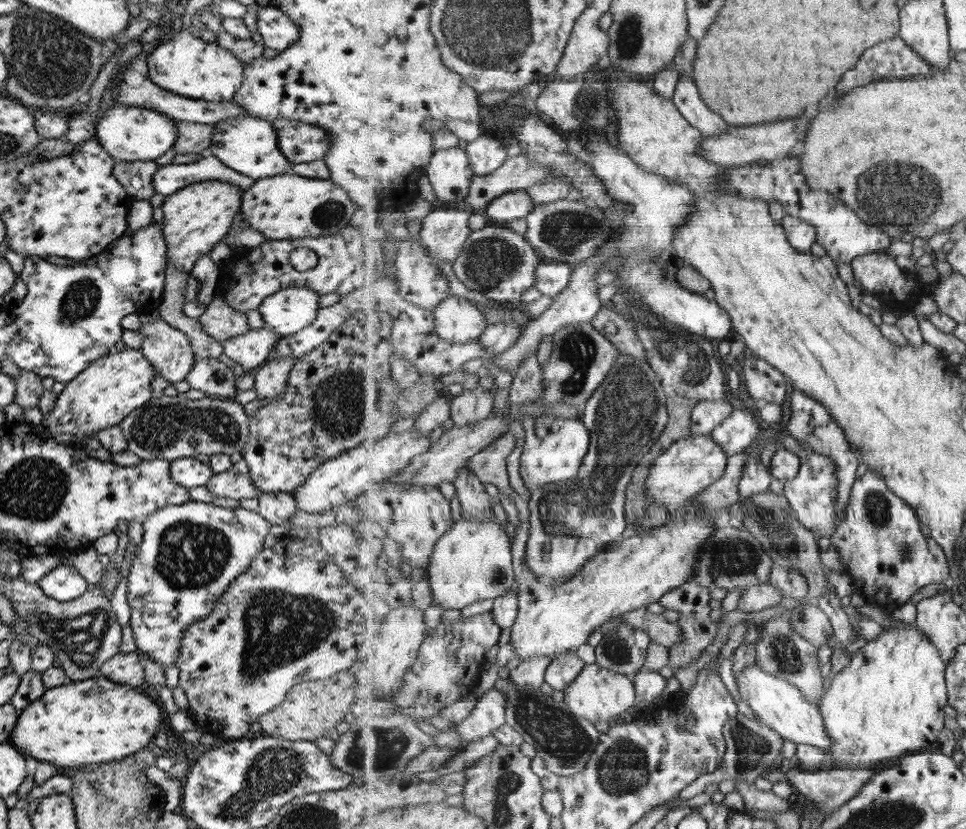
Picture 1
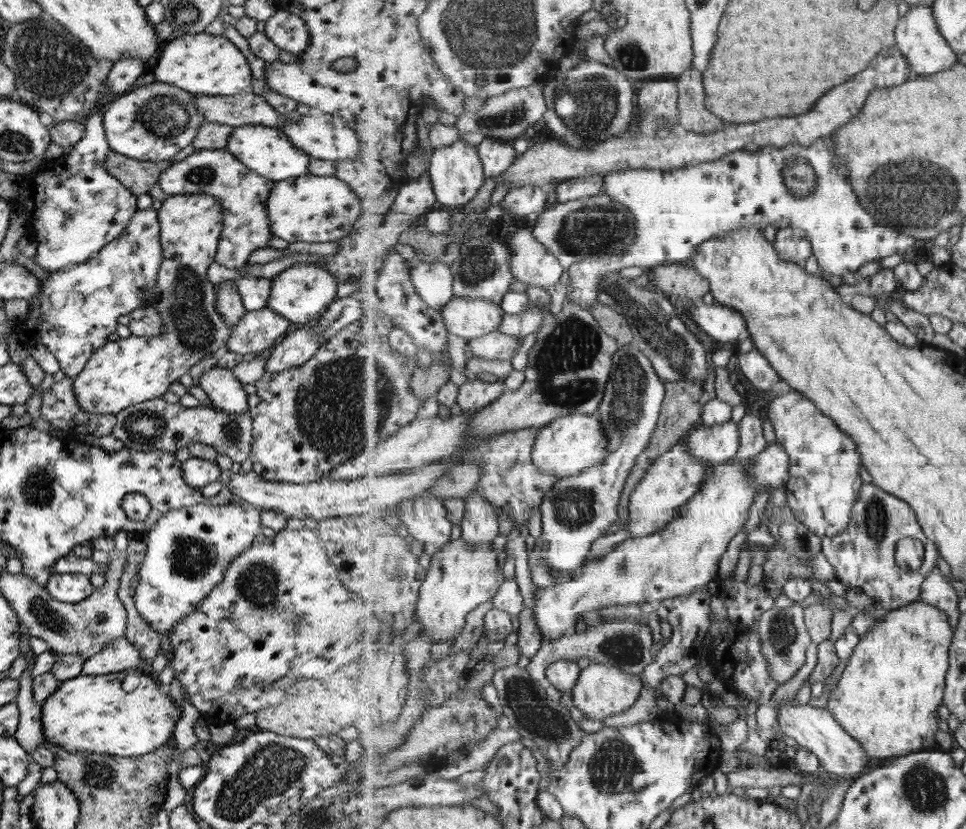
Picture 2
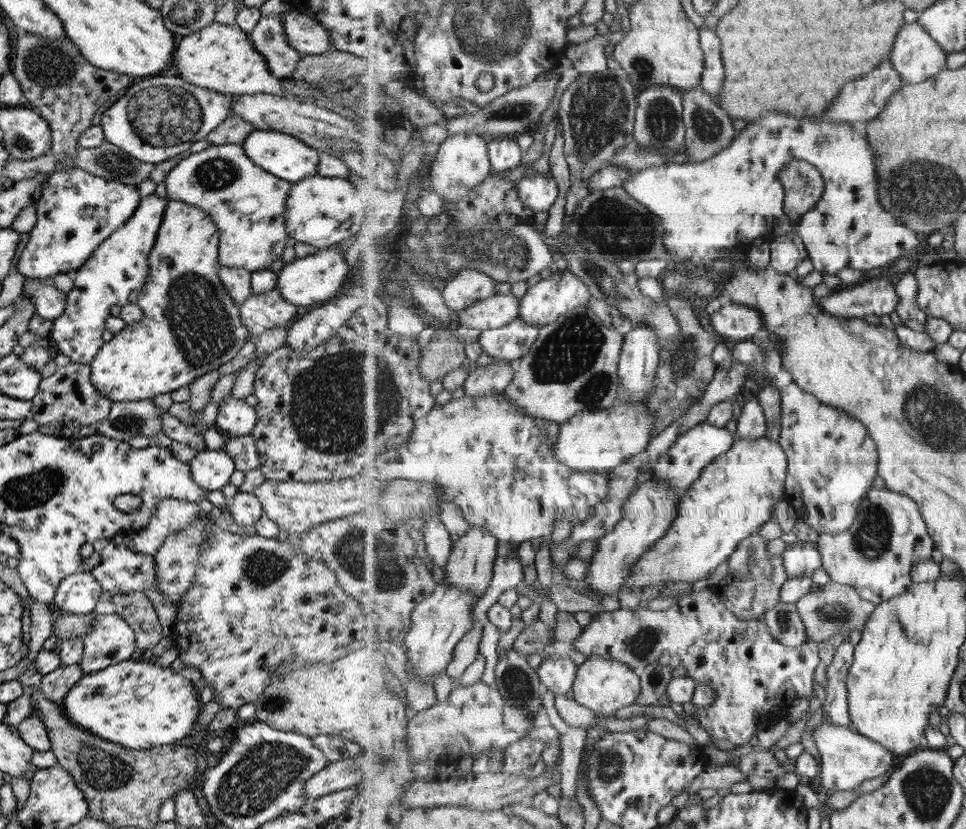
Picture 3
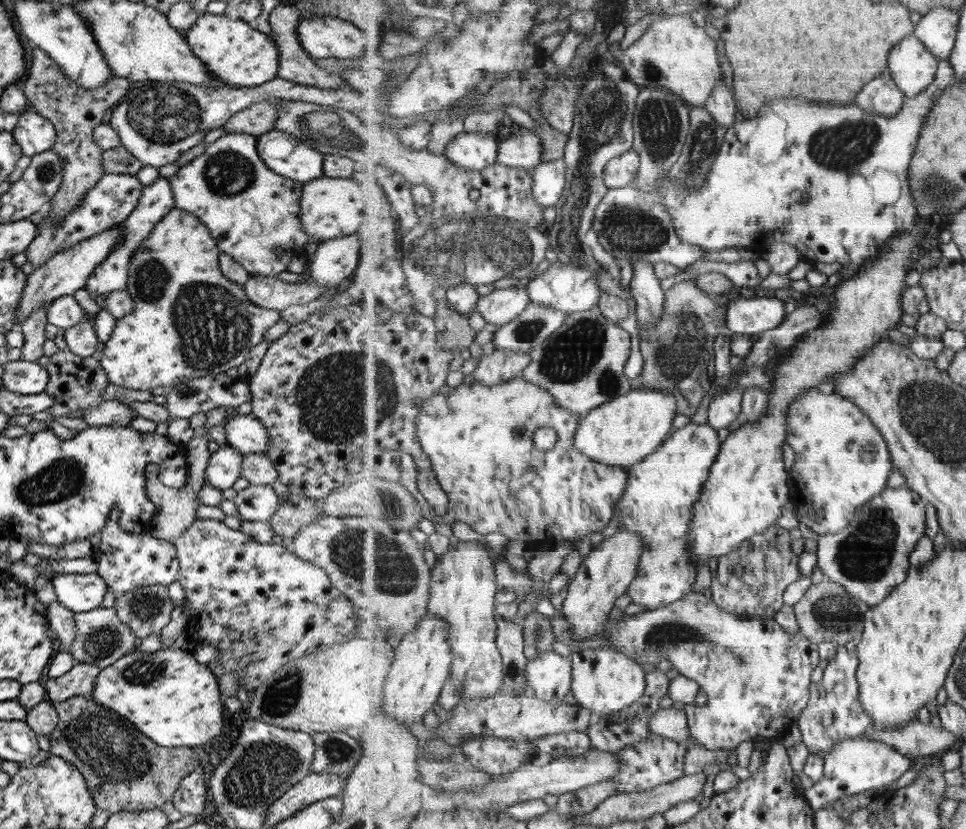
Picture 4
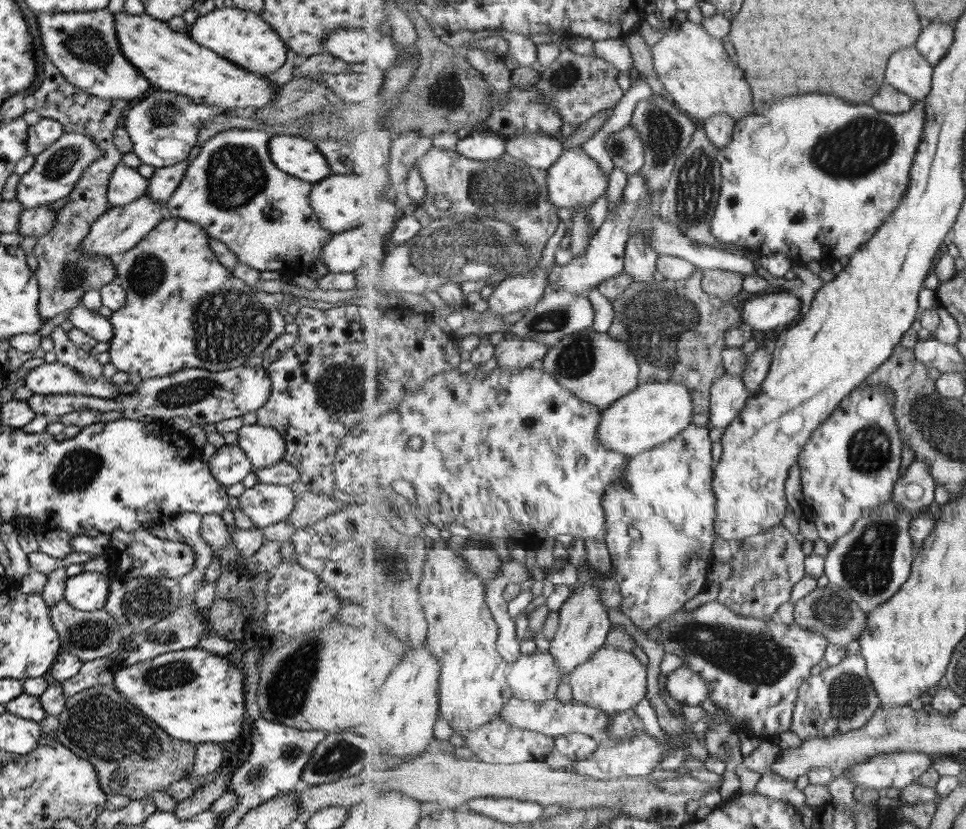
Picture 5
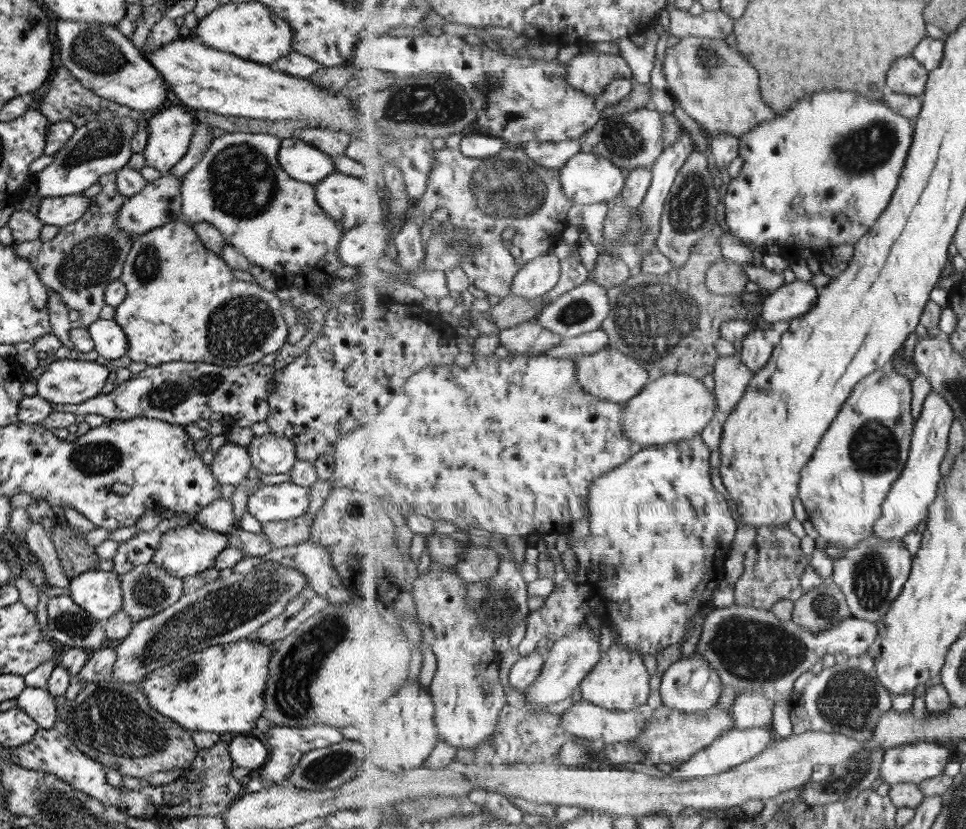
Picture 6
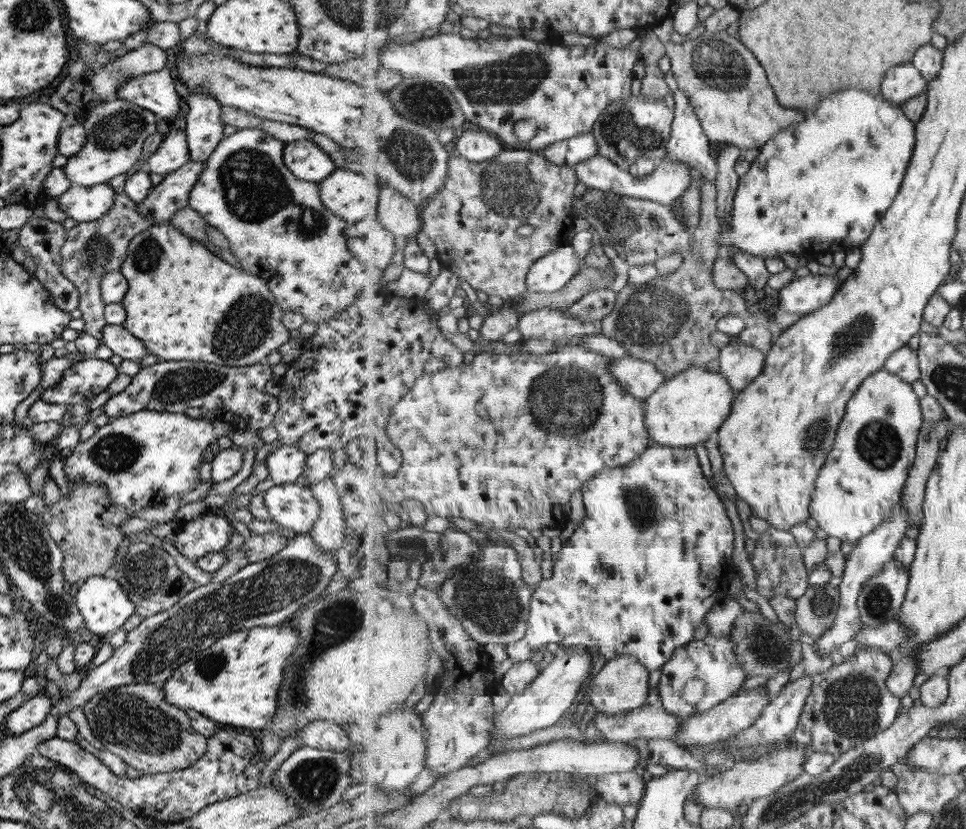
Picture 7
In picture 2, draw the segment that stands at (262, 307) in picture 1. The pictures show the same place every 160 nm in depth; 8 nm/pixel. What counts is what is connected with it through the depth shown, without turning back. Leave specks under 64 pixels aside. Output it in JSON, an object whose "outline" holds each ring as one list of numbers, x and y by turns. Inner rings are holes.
{"outline":[[314,263,292,265,270,279,270,283,270,297,267,298,266,307,288,320,292,327,313,322,320,312,337,298,340,287,326,268]]}

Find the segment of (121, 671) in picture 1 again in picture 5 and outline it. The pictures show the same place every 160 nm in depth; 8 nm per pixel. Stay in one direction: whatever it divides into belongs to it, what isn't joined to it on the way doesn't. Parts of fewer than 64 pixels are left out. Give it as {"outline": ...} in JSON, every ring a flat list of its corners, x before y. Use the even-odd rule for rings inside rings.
{"outline":[[62,598,48,611,60,640,61,651,73,654,83,663,99,658,114,658,124,644,117,622,103,608,89,612,75,610]]}

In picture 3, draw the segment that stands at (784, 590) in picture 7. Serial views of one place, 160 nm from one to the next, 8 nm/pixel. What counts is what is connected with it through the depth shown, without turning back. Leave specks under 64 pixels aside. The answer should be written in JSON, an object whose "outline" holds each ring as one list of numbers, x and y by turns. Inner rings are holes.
{"outline":[[758,533,741,541,723,570,723,579,715,591,729,610,740,619,762,620,763,614,773,610,782,601,782,586,789,580,781,555,767,552,767,539]]}

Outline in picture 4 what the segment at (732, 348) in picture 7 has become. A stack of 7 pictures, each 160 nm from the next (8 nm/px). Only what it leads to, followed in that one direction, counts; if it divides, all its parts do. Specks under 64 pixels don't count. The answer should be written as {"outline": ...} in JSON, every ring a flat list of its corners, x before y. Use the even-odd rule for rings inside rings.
{"outline":[[744,390,724,392,710,402,707,424,715,430,727,429,735,420,742,419]]}

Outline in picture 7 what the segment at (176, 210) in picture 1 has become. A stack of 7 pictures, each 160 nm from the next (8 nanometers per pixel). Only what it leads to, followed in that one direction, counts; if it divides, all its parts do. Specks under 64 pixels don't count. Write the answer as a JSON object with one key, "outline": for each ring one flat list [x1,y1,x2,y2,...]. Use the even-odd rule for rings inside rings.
{"outline":[[153,224,133,236,129,241,125,260,121,263,118,271,125,277,128,284,126,293,121,300,125,311,125,320,122,325,129,331,129,334,132,334,142,342,147,355,156,356,160,361,207,362,209,364,227,367,251,366,265,363,266,356,269,356,271,352,277,351,279,346,287,342,290,338,289,331,281,322,284,312,280,309,277,302,275,302,271,291,266,287,265,281,262,278,247,274,241,268,229,266,225,261,213,255,206,247,202,246,201,243,184,235,171,224]]}

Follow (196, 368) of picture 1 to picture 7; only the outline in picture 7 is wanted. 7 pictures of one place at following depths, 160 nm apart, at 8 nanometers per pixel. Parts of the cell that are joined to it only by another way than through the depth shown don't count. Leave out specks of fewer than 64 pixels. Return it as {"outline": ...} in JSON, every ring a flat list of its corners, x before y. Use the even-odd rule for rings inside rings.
{"outline":[[277,443,264,459,267,479,273,485,295,483,295,478,302,475,306,456,293,446]]}

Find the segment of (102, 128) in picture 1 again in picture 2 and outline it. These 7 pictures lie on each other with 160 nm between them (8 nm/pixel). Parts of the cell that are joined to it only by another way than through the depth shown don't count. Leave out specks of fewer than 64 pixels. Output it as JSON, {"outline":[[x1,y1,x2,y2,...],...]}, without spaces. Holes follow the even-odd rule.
{"outline":[[148,78,140,81,129,92,107,104,102,111,102,127,108,147,117,154,123,154,133,160,161,162,175,158,176,153,185,148,195,136,196,128,203,122,202,114,197,112,192,101,193,94,189,94,176,86,157,82]]}

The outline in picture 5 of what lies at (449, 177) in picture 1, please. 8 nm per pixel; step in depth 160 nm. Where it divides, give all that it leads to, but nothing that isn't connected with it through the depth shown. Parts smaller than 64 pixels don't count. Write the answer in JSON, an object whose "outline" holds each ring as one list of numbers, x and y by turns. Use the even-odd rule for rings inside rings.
{"outline":[[476,130,459,139,455,148,459,154,473,160,493,160,507,154,506,141,505,137,498,134]]}

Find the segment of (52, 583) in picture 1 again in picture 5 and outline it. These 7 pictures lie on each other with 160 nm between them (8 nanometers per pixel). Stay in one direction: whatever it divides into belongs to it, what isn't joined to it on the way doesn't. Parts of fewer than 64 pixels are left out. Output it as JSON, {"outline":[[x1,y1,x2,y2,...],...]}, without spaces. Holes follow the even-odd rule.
{"outline":[[81,571,65,577,62,598,75,610,99,610,103,608,107,587,106,573]]}

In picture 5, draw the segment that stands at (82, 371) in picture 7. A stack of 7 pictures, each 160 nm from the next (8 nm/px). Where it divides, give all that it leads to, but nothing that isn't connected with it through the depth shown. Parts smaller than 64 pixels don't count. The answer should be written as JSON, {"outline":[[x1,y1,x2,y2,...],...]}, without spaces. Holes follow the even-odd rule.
{"outline":[[56,361,31,368,24,379,22,386,41,396,63,394,107,400,117,399,120,394,116,385,111,384,110,380,106,380,103,376,97,379,85,379,77,371,73,371,73,368,59,365]]}

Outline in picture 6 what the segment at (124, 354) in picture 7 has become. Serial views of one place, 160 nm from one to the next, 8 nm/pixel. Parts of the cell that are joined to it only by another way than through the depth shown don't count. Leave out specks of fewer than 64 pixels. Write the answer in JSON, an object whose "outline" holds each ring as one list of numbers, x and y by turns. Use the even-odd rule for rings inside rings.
{"outline":[[97,319,86,325,87,332,92,338,95,352,113,361,125,354,127,350,126,338,121,327,113,320]]}

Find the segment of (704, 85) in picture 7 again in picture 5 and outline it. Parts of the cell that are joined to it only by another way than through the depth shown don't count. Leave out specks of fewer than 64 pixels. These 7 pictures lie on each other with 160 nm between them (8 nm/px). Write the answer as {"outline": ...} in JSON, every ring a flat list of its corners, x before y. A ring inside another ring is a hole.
{"outline":[[674,23,652,47,657,79,673,98,677,106,698,122,704,122,716,114,730,114,736,122,755,114,751,86,745,82,745,74,729,58,724,40,711,36,700,24]]}

